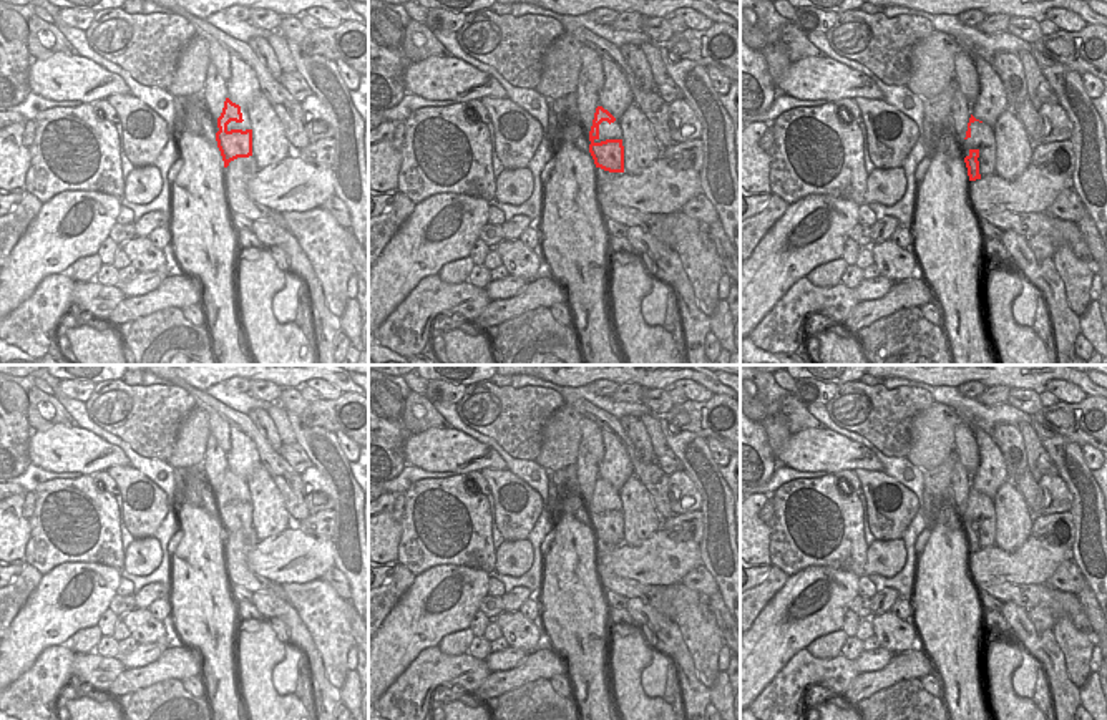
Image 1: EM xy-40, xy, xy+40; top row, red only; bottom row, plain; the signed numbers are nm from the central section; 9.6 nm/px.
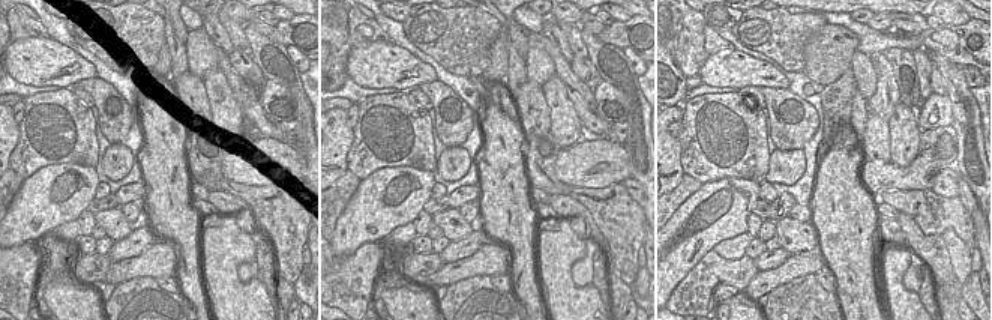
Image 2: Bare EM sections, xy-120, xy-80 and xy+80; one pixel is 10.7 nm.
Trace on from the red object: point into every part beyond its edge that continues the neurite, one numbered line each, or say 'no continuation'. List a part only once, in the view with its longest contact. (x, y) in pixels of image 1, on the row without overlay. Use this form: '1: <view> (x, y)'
1: xy (606, 503)

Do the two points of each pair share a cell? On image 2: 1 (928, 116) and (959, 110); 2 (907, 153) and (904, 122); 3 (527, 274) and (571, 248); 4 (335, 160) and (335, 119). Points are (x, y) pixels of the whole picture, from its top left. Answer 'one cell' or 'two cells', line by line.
1: two cells
2: one cell
3: two cells
4: one cell

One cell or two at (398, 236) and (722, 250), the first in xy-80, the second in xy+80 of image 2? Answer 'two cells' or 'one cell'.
one cell

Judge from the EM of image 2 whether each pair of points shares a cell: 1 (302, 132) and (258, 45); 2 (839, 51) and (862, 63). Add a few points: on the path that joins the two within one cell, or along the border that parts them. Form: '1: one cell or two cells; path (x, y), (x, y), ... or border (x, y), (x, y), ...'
1: one cell; path (303, 111), (303, 104), (291, 80), (278, 66)
2: two cells; border (856, 48), (848, 66)

